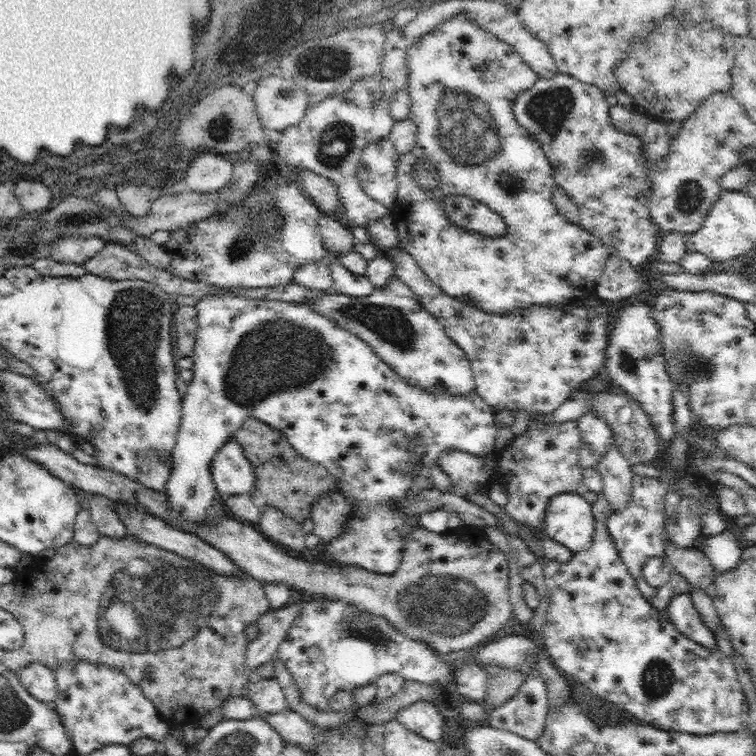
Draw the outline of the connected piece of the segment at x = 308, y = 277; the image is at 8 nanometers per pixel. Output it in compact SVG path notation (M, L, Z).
M323 243L325 255L319 261L302 265L296 268L293 274L293 282L300 284L306 288L318 289L329 292L335 287L334 277L332 277L332 269L330 266L334 264L334 260L338 259L338 253L332 251L326 243Z

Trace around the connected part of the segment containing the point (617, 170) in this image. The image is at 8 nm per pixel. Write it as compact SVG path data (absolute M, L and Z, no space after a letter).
M559 72L551 78L539 79L532 88L522 92L514 100L514 117L519 126L534 136L548 158L555 183L562 187L579 208L579 225L583 230L598 236L614 254L632 267L656 257L658 237L661 235L650 217L650 192L652 183L648 177L648 163L644 158L641 137L633 132L625 133L611 123L609 114L611 99L594 84L584 84L572 76Z

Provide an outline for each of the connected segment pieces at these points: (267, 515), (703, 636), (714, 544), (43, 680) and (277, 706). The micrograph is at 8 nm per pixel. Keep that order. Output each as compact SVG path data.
M261 502L260 530L267 538L280 542L294 551L305 550L306 534L302 531L300 523L294 520L282 509L271 507Z
M678 594L675 596L665 616L675 624L679 633L708 647L717 647L716 636L702 623L690 594Z
M730 527L717 535L701 534L695 540L695 547L708 557L717 573L734 570L740 562L745 545L739 534L733 532Z
M30 663L16 673L31 696L52 705L57 696L54 670L42 663Z
M274 677L254 678L246 693L260 713L278 714L288 706L284 690Z

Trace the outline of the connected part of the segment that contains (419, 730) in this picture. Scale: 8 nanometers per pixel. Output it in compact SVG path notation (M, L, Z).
M419 701L396 714L396 718L410 731L432 741L442 742L446 728L446 718L442 715L438 702Z

